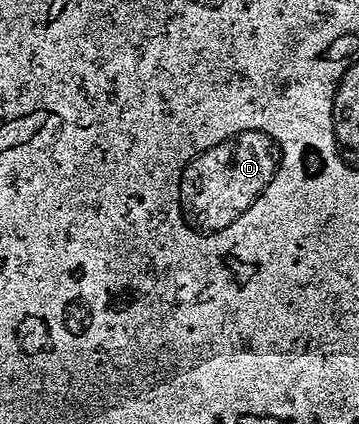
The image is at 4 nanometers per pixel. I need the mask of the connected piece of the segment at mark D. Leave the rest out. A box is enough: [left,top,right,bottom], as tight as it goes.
[178,129,286,237]

